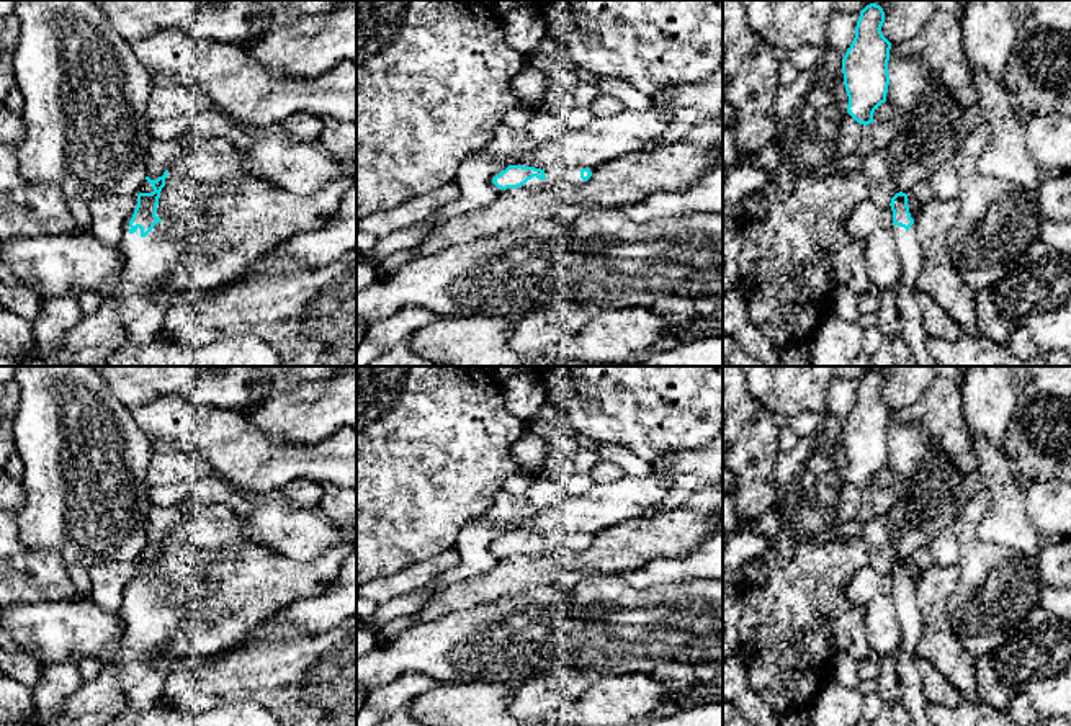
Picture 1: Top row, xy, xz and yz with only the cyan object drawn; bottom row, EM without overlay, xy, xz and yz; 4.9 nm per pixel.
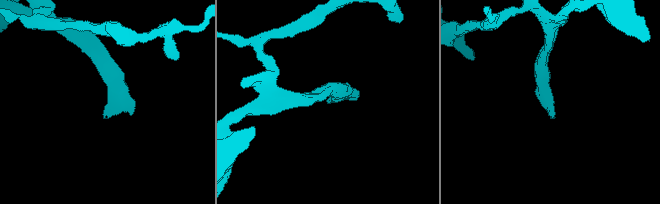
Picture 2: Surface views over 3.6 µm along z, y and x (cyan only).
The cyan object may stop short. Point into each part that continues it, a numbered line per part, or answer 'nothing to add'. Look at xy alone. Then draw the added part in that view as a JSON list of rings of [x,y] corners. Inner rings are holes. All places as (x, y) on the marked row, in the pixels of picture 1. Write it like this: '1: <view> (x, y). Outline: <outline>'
1: xy (159, 247). Outline: [[[160,221],[141,239],[141,265],[137,270],[124,270],[108,294],[110,299],[126,302],[134,291],[141,296],[141,343],[150,343],[160,332],[160,319],[155,314],[155,304],[149,296],[149,288],[159,281],[178,260],[178,242],[167,226]]]

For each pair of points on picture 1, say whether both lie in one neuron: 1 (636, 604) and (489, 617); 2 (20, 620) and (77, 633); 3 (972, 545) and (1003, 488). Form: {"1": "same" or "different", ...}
{"1": "same", "2": "same", "3": "different"}

